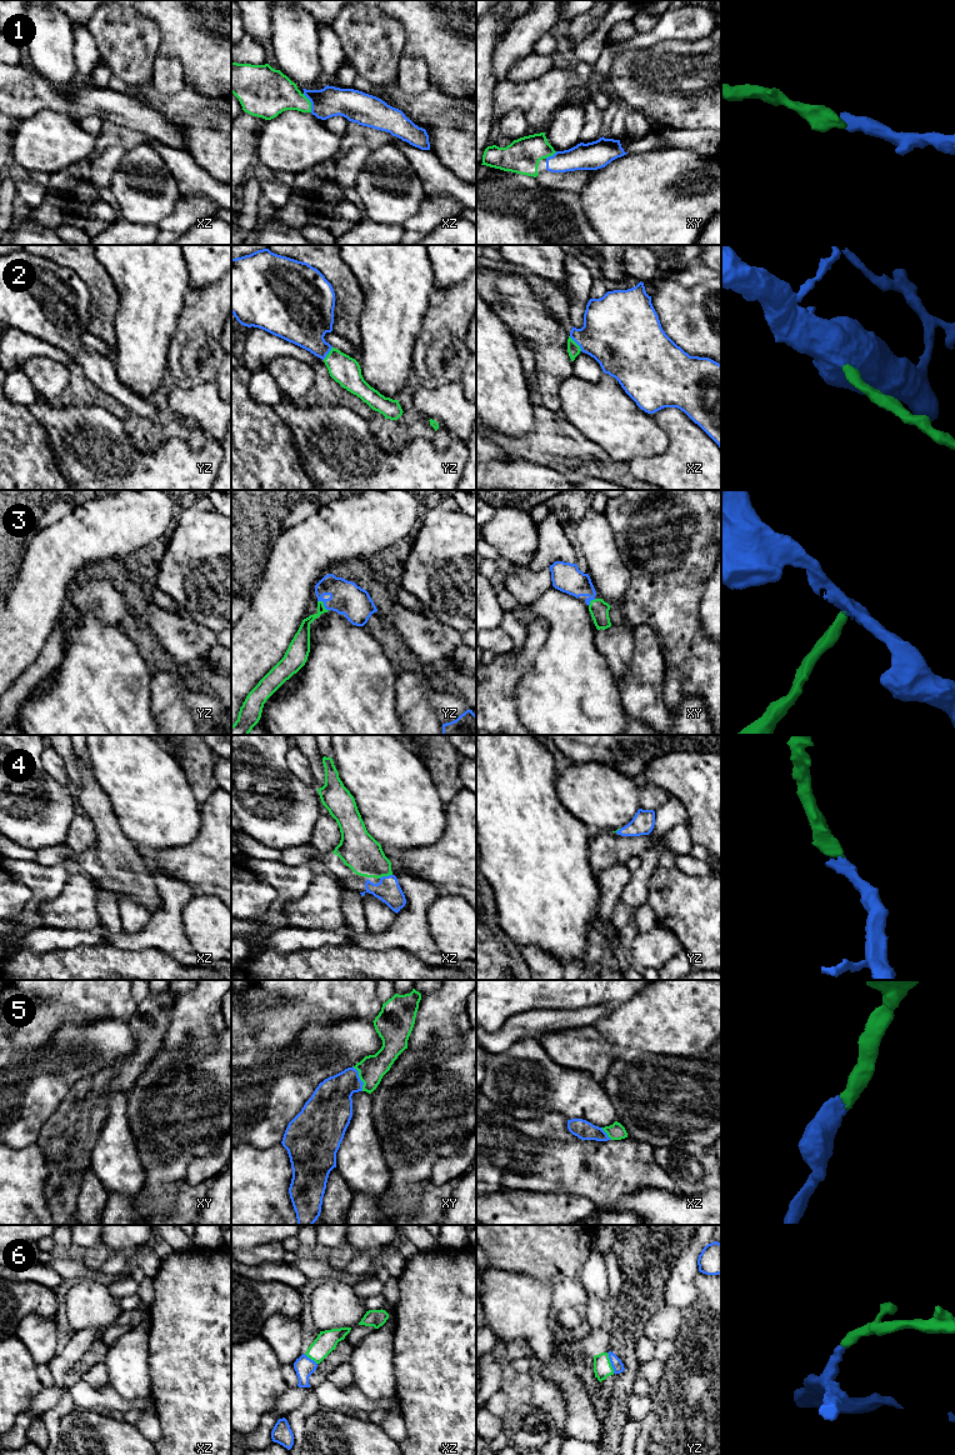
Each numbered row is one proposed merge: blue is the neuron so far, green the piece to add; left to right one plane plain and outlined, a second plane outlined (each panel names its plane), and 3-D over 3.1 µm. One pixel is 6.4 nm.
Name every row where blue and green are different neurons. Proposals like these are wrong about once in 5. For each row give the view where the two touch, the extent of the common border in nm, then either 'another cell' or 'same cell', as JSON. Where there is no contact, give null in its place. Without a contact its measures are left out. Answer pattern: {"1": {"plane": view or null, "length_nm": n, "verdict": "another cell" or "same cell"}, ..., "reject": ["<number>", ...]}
{"1": {"plane": "xz", "length_nm": 130, "verdict": "same cell"}, "2": {"plane": "xz", "length_nm": 130, "verdict": "same cell"}, "3": {"plane": "yz", "length_nm": 100, "verdict": "same cell"}, "4": {"plane": "xz", "length_nm": 90, "verdict": "same cell"}, "5": {"plane": "xy", "length_nm": 170, "verdict": "same cell"}, "6": {"plane": "yz", "length_nm": 140, "verdict": "same cell"}, "reject": []}

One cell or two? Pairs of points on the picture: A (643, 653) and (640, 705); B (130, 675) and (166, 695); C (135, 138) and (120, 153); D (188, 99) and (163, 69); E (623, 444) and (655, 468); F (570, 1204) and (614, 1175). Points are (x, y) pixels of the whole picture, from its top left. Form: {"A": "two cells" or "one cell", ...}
{"A": "one cell", "B": "two cells", "C": "two cells", "D": "two cells", "E": "two cells", "F": "two cells"}

